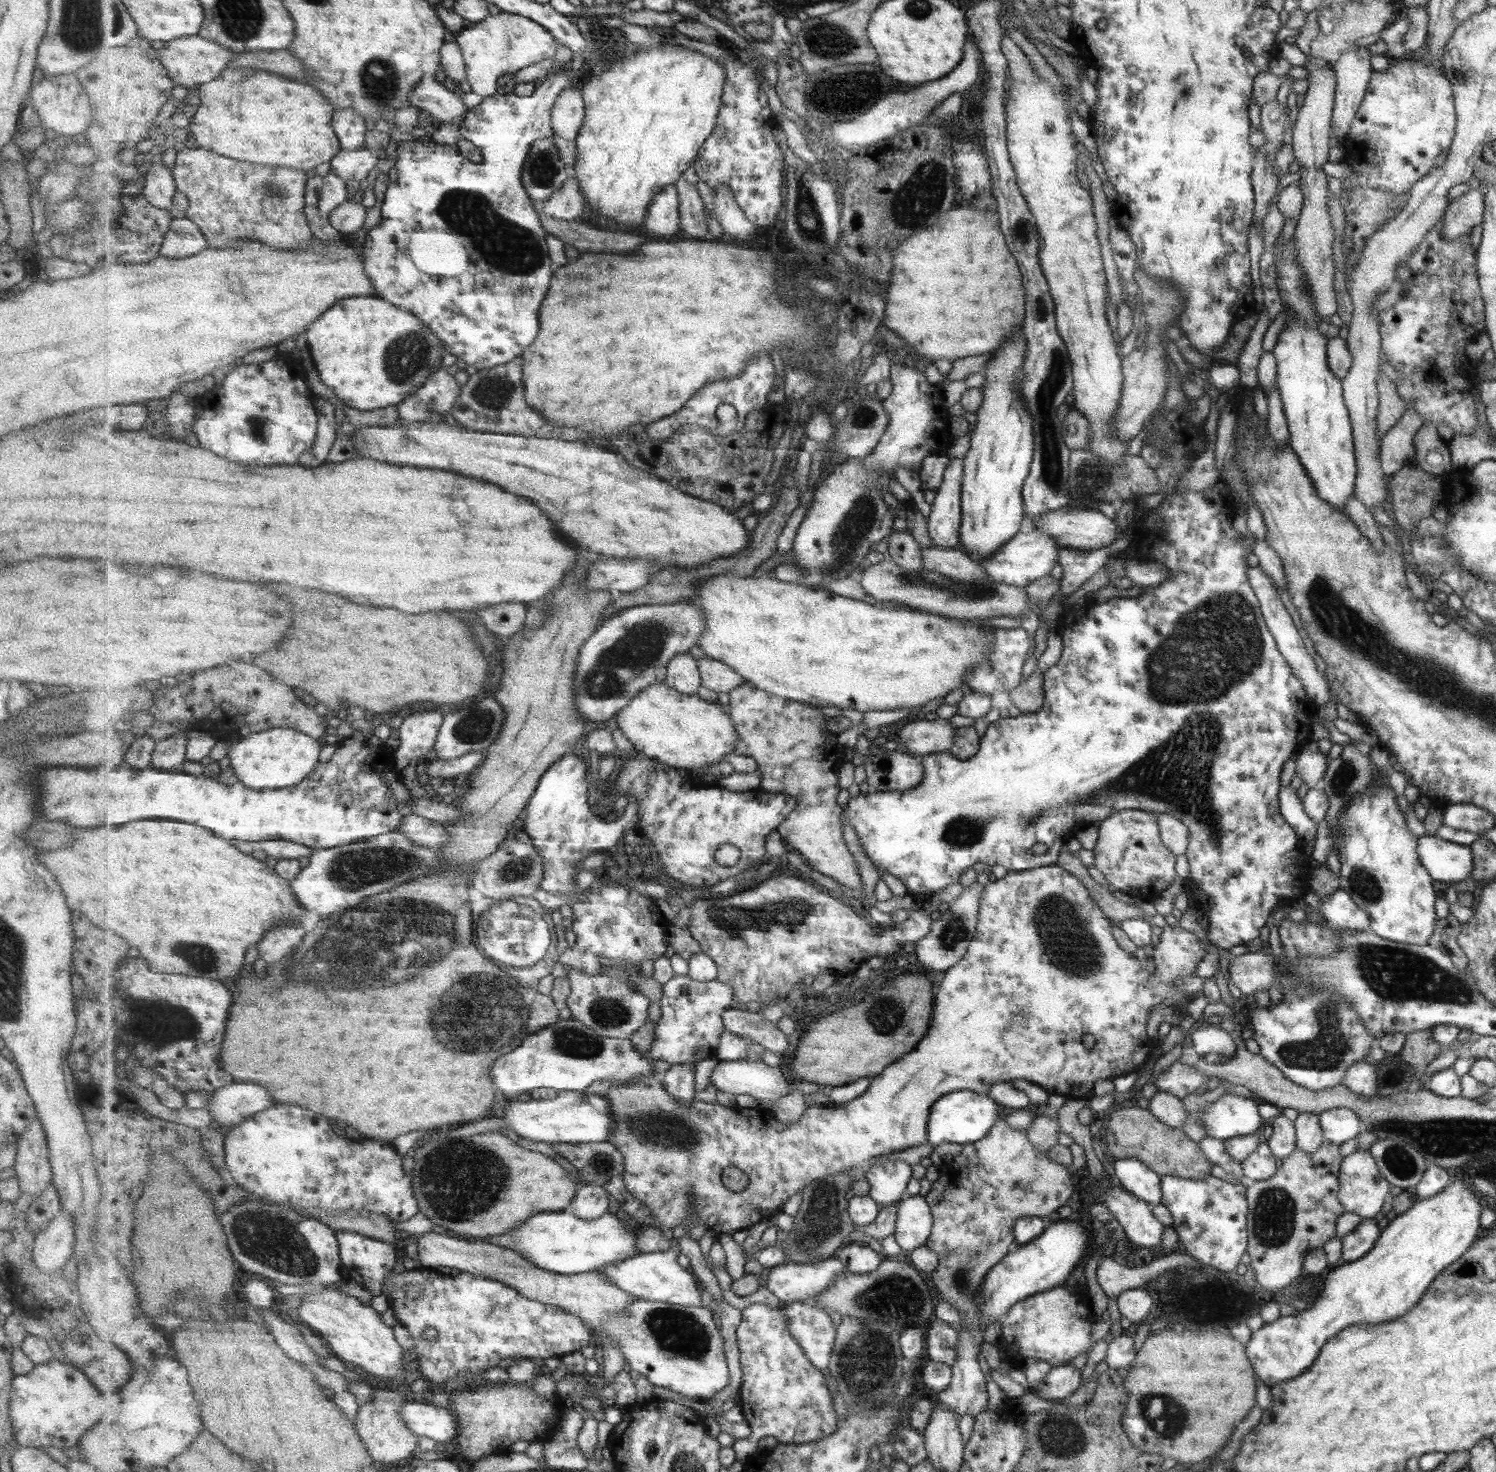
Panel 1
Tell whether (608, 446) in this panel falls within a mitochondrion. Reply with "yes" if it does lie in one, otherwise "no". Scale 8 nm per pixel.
no

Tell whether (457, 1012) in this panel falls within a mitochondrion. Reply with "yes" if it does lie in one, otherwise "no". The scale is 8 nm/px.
yes

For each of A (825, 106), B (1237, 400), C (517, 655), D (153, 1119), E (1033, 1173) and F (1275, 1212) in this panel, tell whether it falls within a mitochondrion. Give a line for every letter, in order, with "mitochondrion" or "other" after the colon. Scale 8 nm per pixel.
A: other
B: other
C: other
D: other
E: mitochondrion
F: mitochondrion

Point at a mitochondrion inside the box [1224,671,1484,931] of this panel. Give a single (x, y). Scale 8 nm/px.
(1362, 883)

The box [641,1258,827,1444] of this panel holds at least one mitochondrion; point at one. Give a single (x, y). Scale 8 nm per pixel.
(676, 1332)

